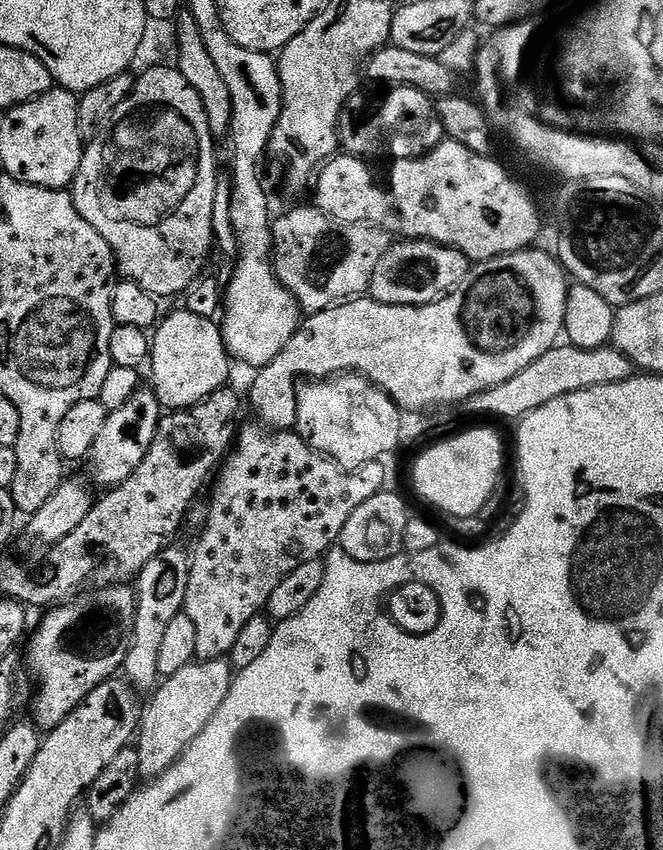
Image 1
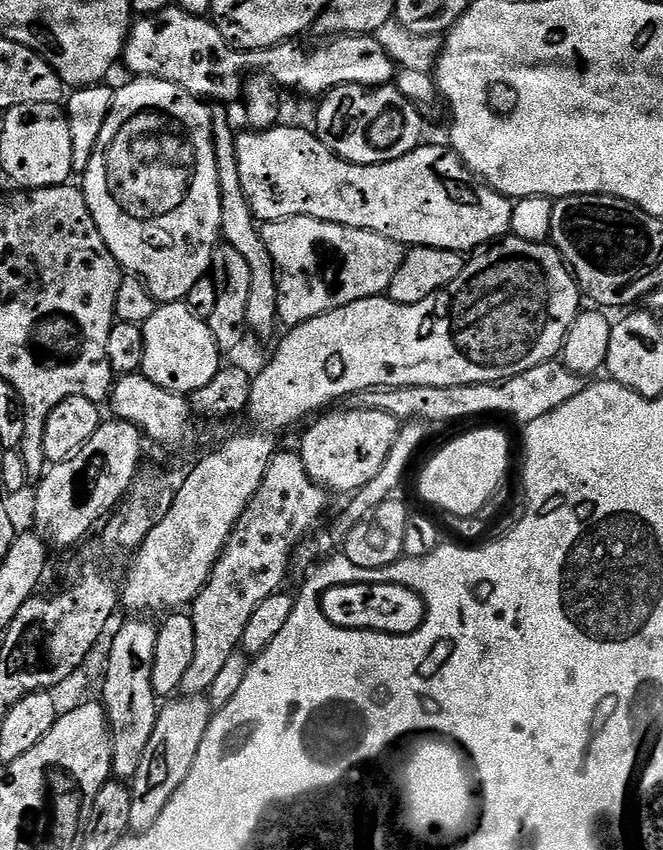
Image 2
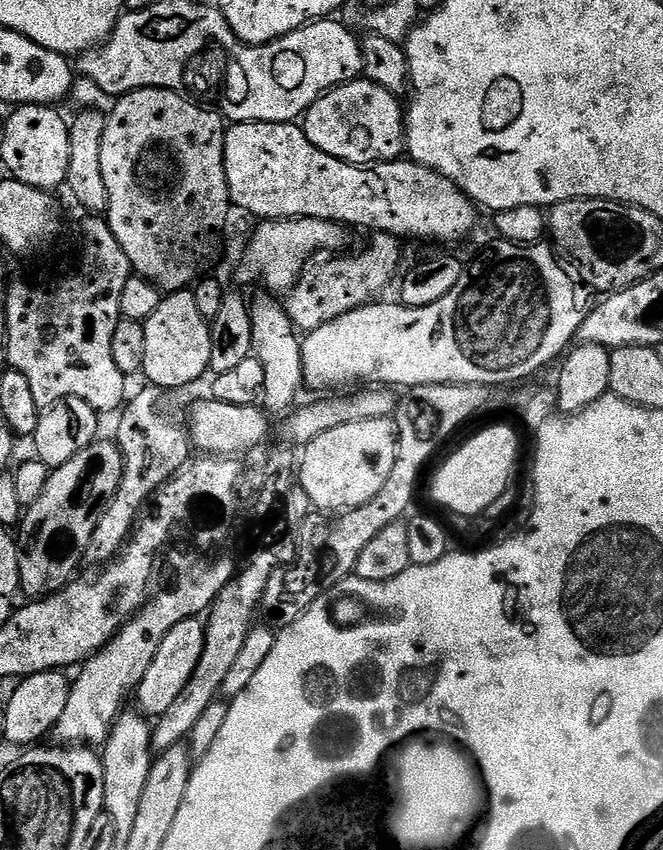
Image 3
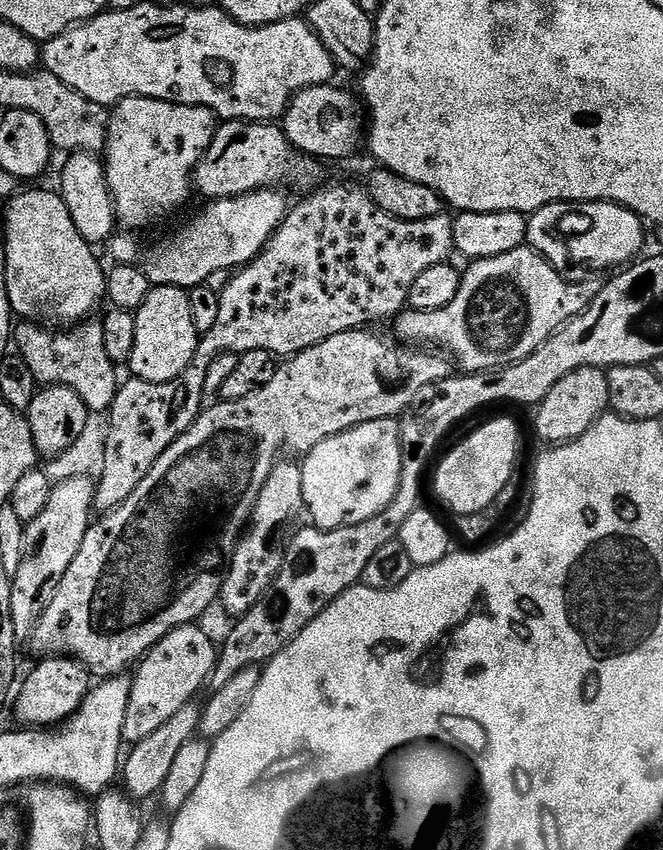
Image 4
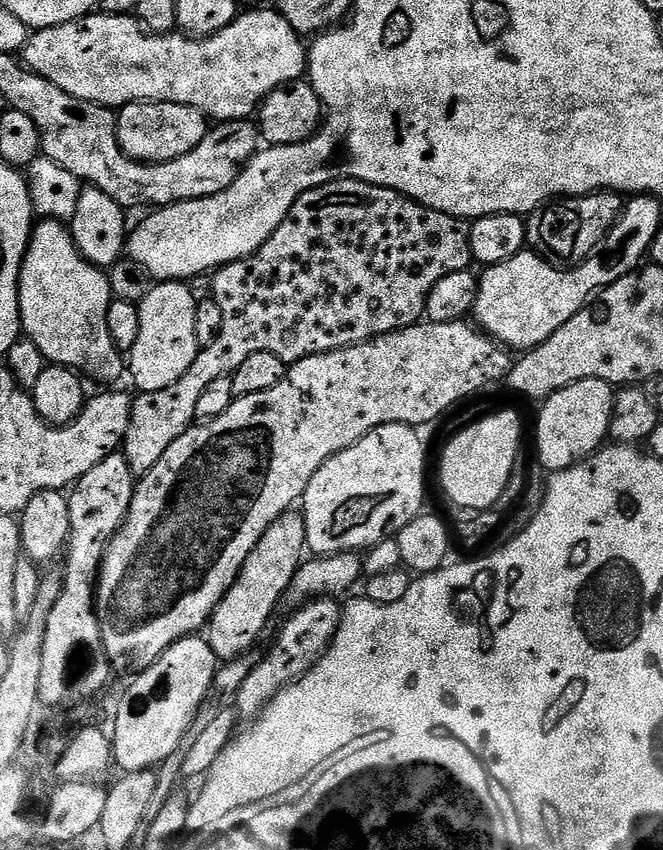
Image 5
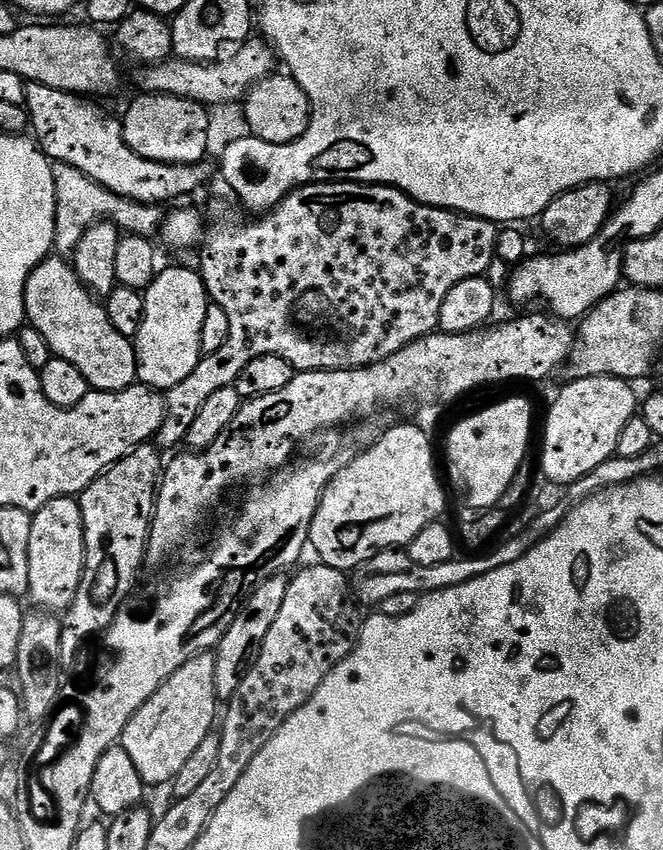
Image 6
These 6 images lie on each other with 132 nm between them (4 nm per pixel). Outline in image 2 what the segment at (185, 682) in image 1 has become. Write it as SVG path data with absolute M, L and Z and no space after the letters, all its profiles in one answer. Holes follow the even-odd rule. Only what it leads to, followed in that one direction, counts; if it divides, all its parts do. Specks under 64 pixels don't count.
M188 694L176 699L168 702L173 704L165 708L163 705L157 711L154 734L150 734L150 746L146 746L146 754L142 754L142 766L138 766L138 774L130 781L132 801L128 827L136 834L150 830L150 826L158 822L158 814L166 810L178 786L182 786L186 774L190 774L198 746L202 746L202 738L214 715L209 701L203 695Z

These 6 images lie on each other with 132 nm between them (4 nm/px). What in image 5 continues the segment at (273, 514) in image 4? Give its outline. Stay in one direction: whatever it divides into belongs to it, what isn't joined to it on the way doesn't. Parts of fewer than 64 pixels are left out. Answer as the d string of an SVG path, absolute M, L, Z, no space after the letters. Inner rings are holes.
M289 510L279 517L262 536L242 566L232 589L224 595L206 625L206 639L217 661L247 657L268 628L280 599L289 595L292 579L303 562L307 549L303 515Z

